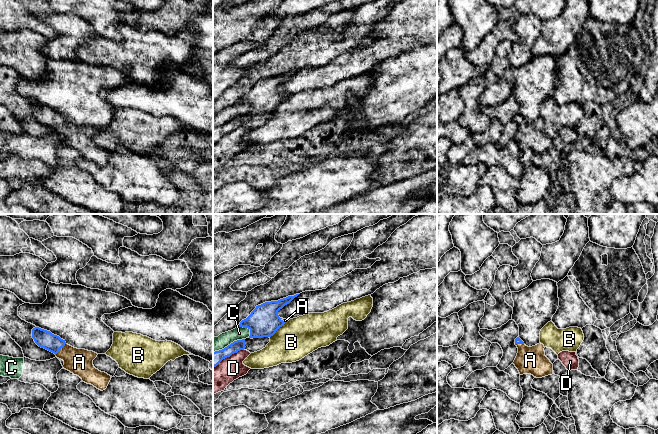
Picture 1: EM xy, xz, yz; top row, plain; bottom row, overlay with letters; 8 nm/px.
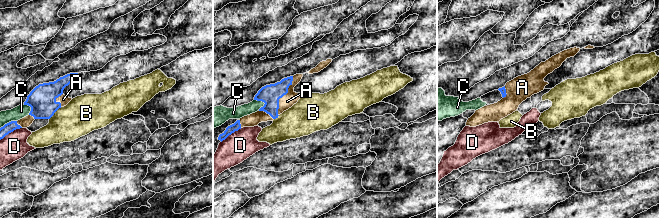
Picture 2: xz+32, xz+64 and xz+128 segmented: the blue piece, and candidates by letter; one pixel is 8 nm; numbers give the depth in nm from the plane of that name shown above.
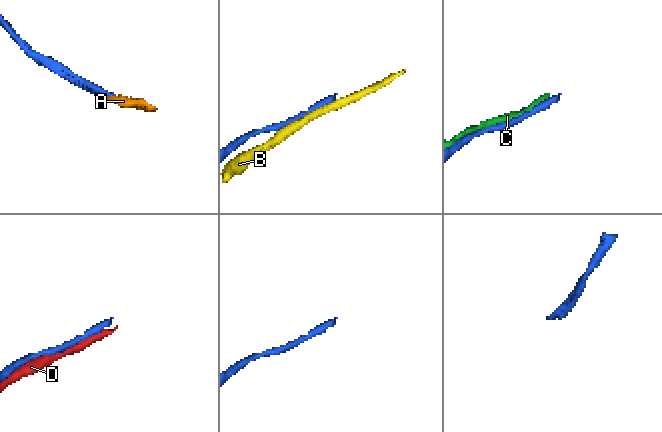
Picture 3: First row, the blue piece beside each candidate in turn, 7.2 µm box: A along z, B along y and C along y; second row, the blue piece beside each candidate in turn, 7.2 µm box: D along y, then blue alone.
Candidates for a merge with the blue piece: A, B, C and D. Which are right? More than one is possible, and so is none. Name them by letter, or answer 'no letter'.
A

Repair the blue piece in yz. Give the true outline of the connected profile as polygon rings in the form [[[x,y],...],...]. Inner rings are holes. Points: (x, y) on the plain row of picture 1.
[[[517,113],[515,121],[518,124],[518,129],[513,140],[520,151],[531,150],[536,154],[542,154],[553,150],[553,140],[545,132],[543,120],[539,119],[528,123]]]

